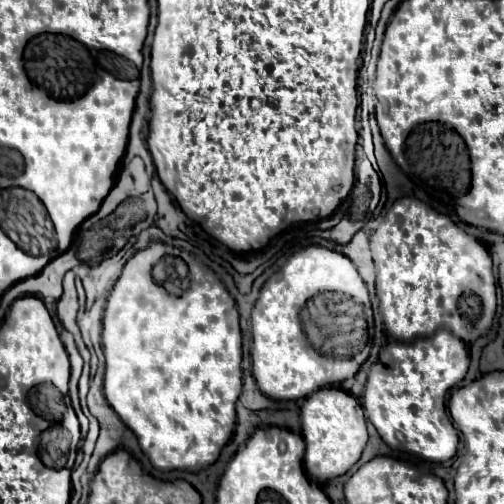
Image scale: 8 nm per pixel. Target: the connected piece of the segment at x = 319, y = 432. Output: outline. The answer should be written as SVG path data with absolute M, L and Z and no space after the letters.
M325 387L309 395L301 405L301 431L305 439L305 469L307 475L319 483L325 483L347 473L361 457L367 443L367 425L363 407L357 397L345 393L339 387Z

